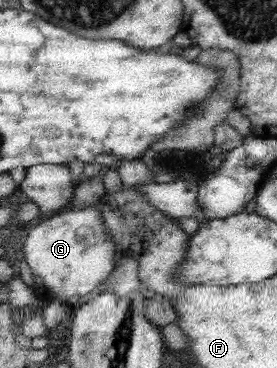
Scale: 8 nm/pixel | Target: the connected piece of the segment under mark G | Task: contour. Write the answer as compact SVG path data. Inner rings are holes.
M94 206L83 209L61 210L49 219L35 221L28 229L22 244L24 260L30 268L34 281L32 288L44 301L71 302L77 304L87 299L90 293L101 284L114 268L114 243L107 235L101 212Z

